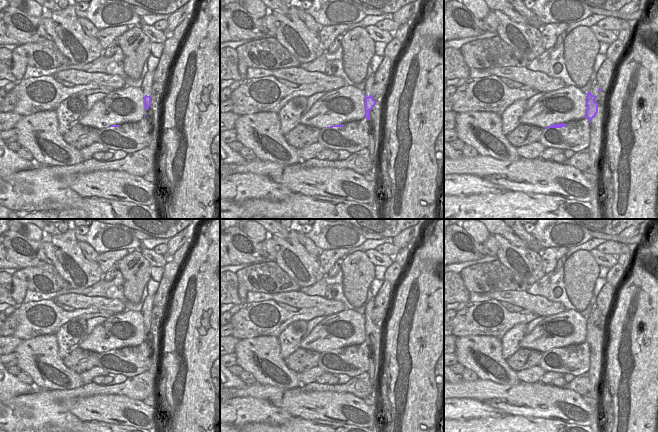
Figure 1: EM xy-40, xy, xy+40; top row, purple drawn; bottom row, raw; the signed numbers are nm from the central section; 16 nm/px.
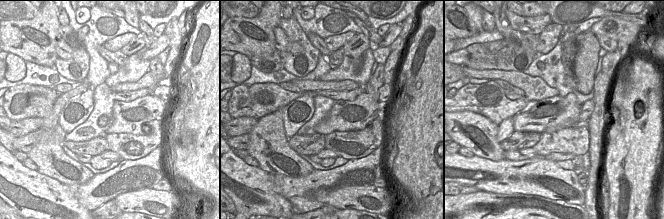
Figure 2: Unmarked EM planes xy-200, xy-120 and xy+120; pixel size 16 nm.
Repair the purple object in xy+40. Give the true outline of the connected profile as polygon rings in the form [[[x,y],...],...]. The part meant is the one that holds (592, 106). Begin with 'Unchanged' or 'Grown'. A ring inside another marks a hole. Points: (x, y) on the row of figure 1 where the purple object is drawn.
Unchanged. [[[588,92],[586,94],[587,94],[586,101],[587,109],[585,118],[587,118],[591,124],[591,120],[595,118],[596,114],[598,113],[598,103],[595,101],[597,96],[592,95],[591,92]]]

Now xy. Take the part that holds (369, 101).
Grown. [[[375,83],[372,88],[372,94],[369,96],[365,95],[365,117],[367,120],[370,120],[370,111],[376,105],[376,102],[383,102],[386,91],[387,85]]]

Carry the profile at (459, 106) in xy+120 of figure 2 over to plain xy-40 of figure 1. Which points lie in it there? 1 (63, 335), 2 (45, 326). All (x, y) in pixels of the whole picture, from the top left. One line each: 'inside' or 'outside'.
1: outside
2: inside

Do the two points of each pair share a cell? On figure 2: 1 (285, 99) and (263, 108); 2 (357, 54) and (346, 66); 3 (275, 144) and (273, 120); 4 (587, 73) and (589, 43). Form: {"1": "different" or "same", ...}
{"1": "same", "2": "different", "3": "same", "4": "same"}

